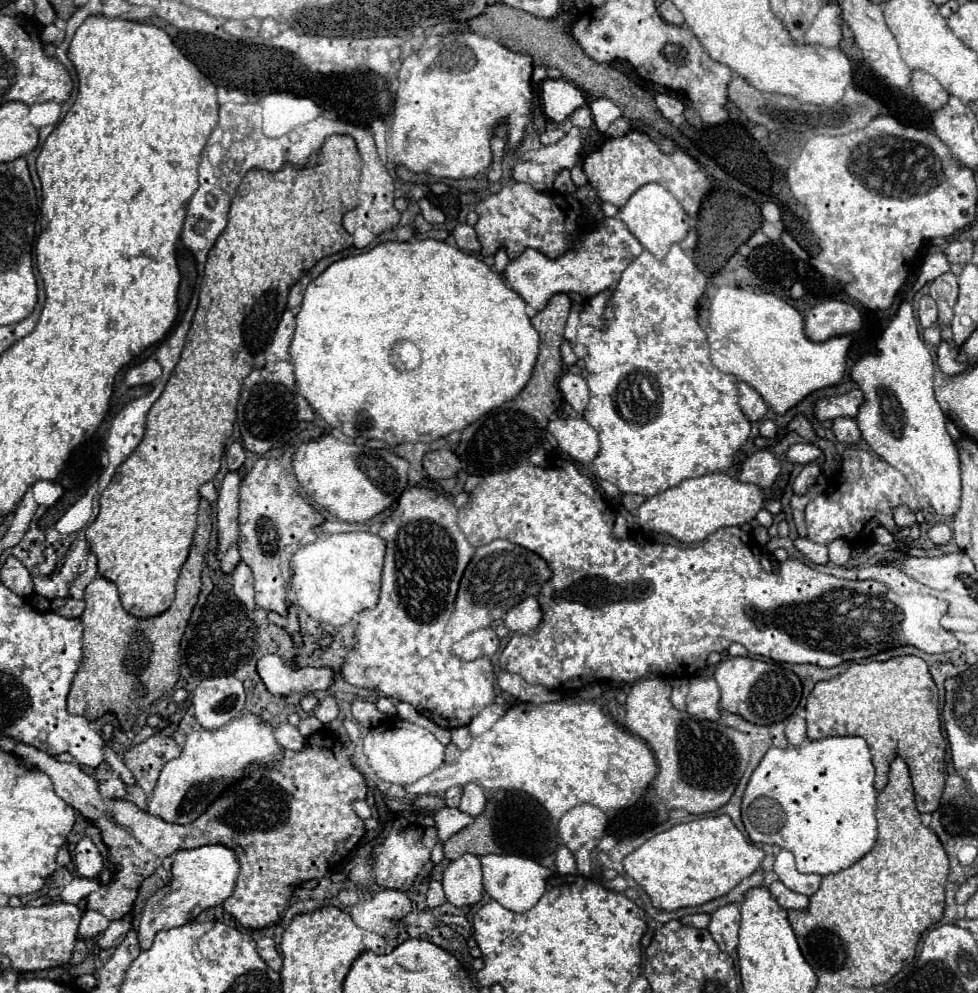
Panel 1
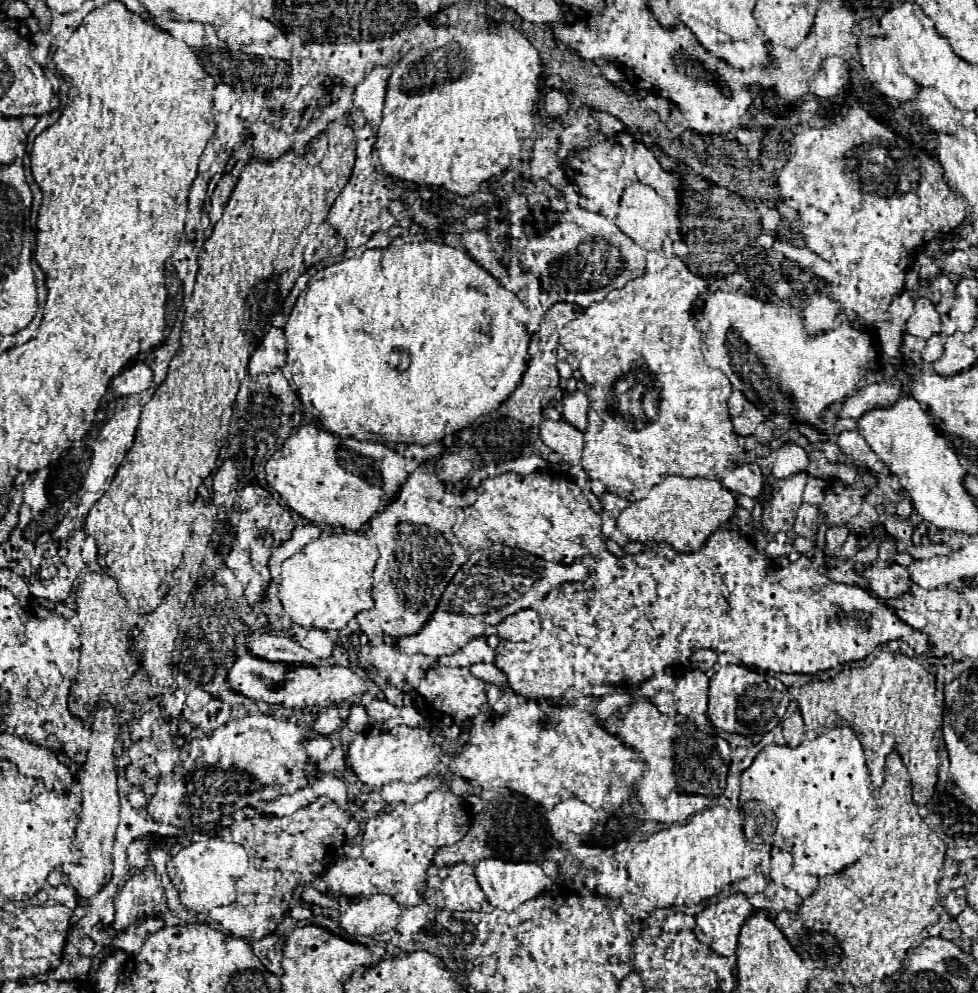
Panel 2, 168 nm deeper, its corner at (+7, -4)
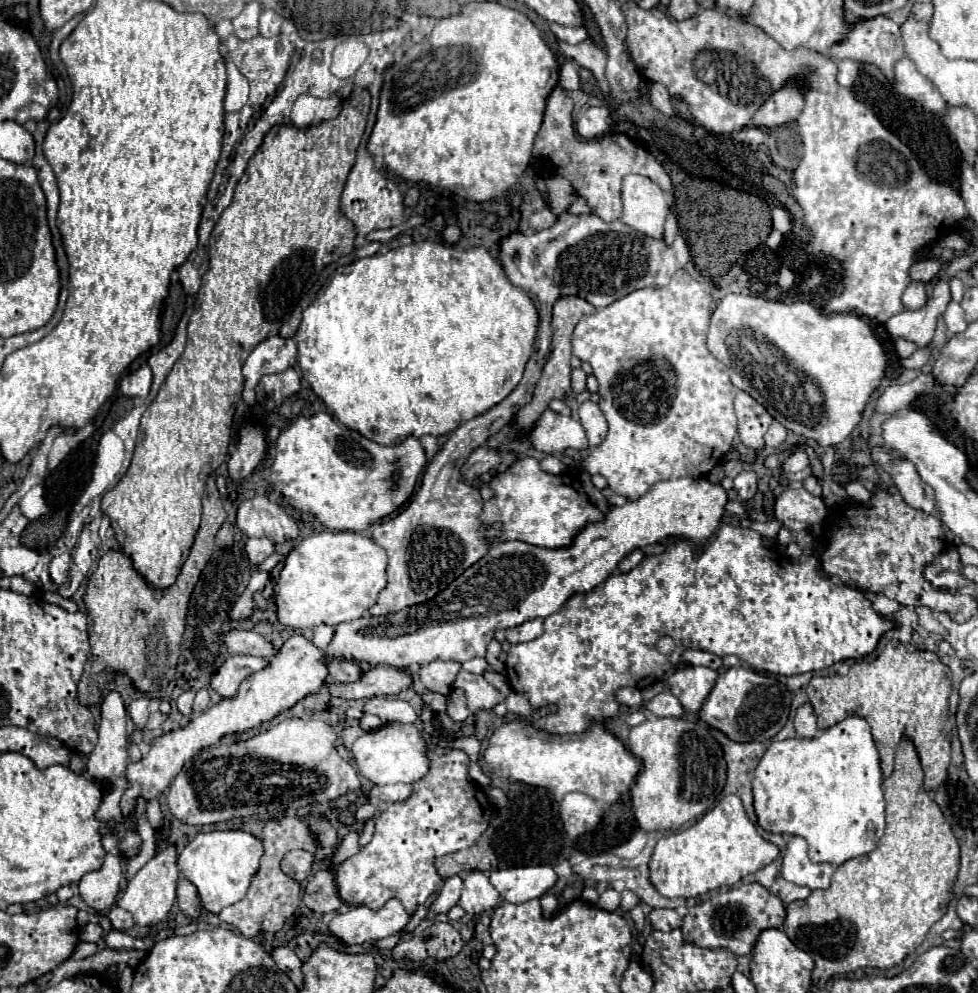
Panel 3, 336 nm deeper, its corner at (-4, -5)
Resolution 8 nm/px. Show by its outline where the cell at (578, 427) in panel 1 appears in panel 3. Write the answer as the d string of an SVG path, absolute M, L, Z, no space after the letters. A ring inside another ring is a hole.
M547 409L529 433L529 441L537 451L557 453L565 449L587 449L587 435L581 423L573 417L559 415Z

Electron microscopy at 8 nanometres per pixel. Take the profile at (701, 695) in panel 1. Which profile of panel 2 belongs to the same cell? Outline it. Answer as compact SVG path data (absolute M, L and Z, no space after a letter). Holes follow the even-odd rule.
M690 672L676 680L676 688L672 690L672 702L680 716L696 718L706 712L706 684L708 678L704 672Z

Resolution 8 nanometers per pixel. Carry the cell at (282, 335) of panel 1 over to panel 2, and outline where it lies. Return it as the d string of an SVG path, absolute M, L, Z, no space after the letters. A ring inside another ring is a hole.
M270 328L268 334L264 336L262 344L256 348L256 352L252 352L250 364L248 364L248 372L252 376L262 374L262 372L270 372L272 368L278 368L284 364L284 336L282 336L282 328Z

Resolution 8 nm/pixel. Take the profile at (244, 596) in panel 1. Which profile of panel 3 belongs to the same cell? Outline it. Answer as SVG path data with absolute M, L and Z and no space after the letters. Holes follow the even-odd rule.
M259 537L259 539L249 539L247 541L247 557L253 565L263 563L273 551L275 551L275 543L267 537Z

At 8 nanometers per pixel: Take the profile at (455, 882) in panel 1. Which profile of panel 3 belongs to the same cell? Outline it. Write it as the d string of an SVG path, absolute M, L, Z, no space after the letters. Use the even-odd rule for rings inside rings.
M471 871L467 873L463 881L463 893L459 899L459 905L467 913L483 913L487 909L495 909L501 901L499 891L489 883L489 877L481 871Z

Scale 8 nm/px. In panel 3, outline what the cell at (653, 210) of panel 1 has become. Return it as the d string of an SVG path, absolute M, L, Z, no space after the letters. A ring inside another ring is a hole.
M625 175L621 183L621 199L623 223L647 237L663 239L663 223L669 213L669 203L657 183L643 175Z

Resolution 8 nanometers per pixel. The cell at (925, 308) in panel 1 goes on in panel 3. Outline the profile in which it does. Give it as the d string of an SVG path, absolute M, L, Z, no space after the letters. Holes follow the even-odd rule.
M939 281L933 287L933 297L927 301L927 305L923 309L897 313L885 323L885 327L893 339L911 341L917 347L929 345L933 339L933 333L935 333L937 317L945 311L949 301L951 301L949 281Z

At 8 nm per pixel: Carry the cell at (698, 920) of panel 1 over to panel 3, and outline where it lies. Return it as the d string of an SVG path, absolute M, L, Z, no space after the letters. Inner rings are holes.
M653 909L649 913L649 921L657 931L671 931L681 925L681 917L675 909Z

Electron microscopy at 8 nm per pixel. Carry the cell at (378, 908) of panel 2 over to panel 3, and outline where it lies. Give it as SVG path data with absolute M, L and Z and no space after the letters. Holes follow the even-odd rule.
M389 899L381 909L369 909L369 907L349 907L347 913L339 913L329 921L329 931L331 935L335 935L337 939L341 939L345 945L361 945L365 941L375 941L375 939L383 939L389 935L399 933L405 925L409 923L409 915L403 909L401 901L397 899Z

